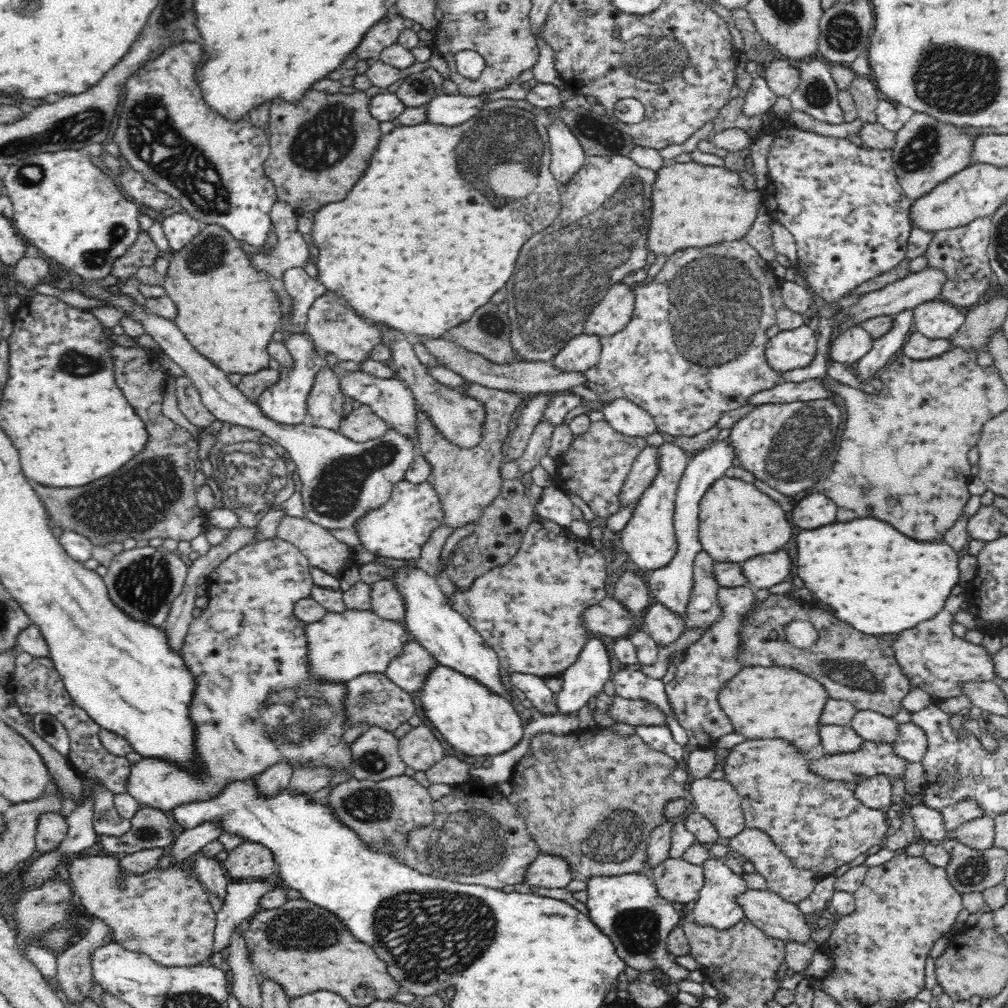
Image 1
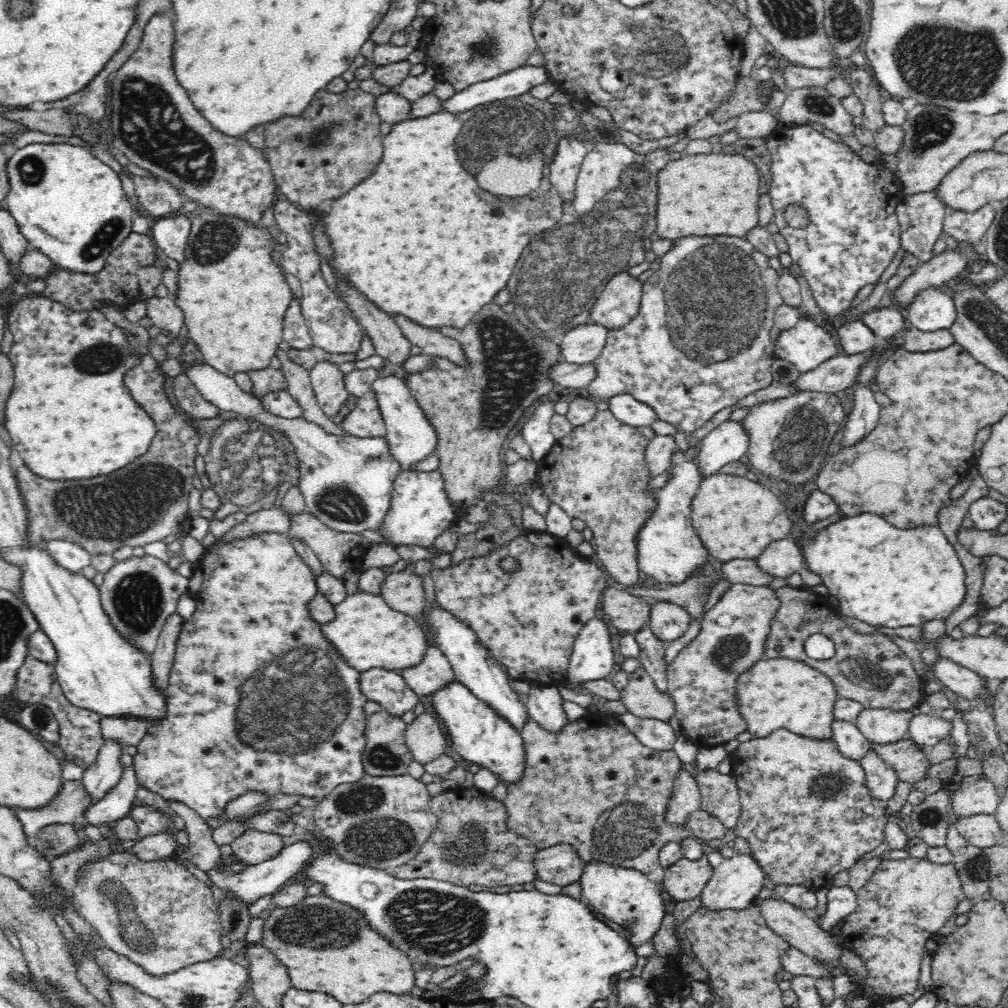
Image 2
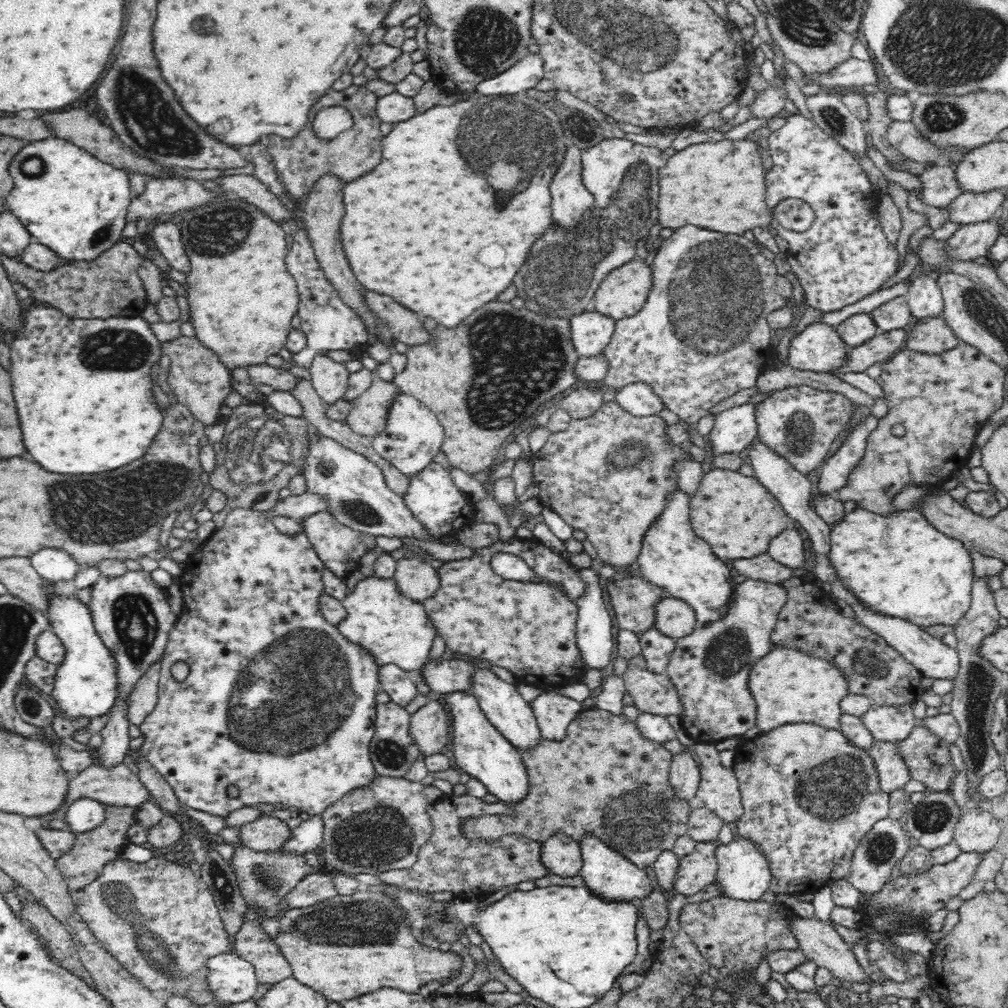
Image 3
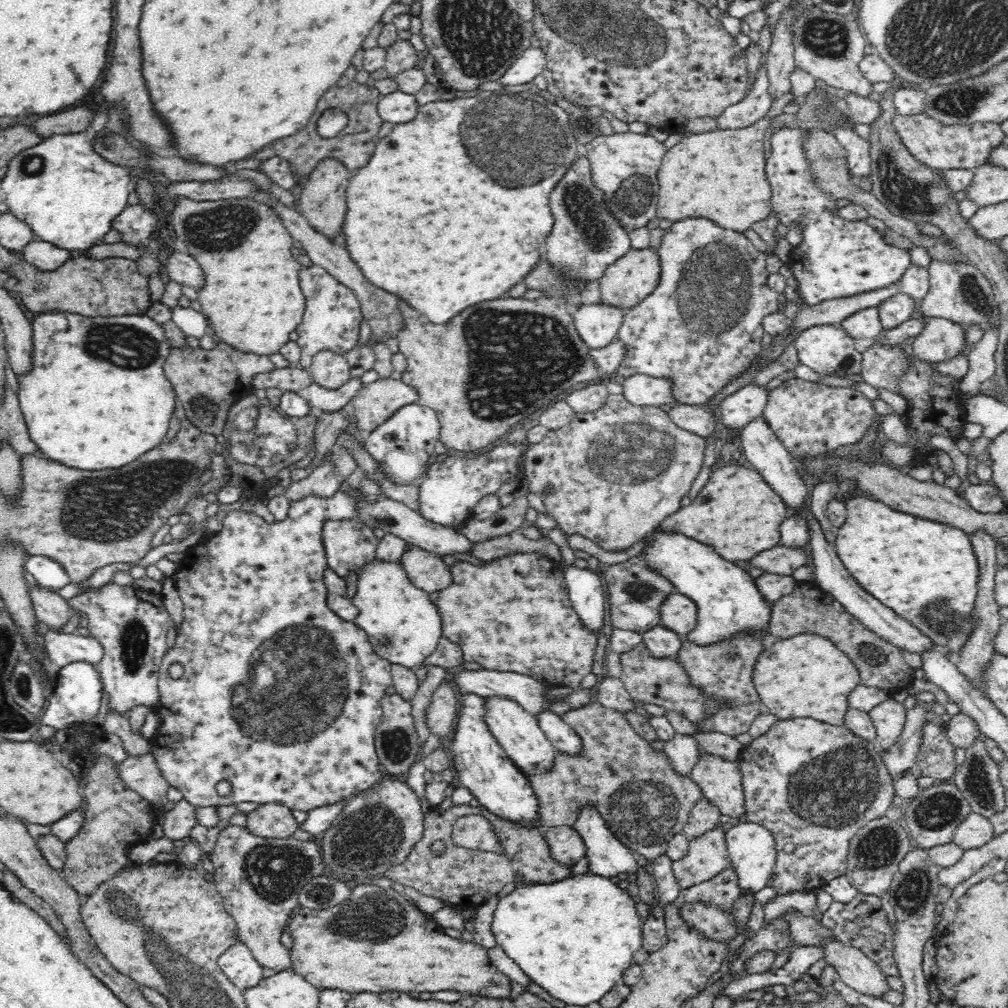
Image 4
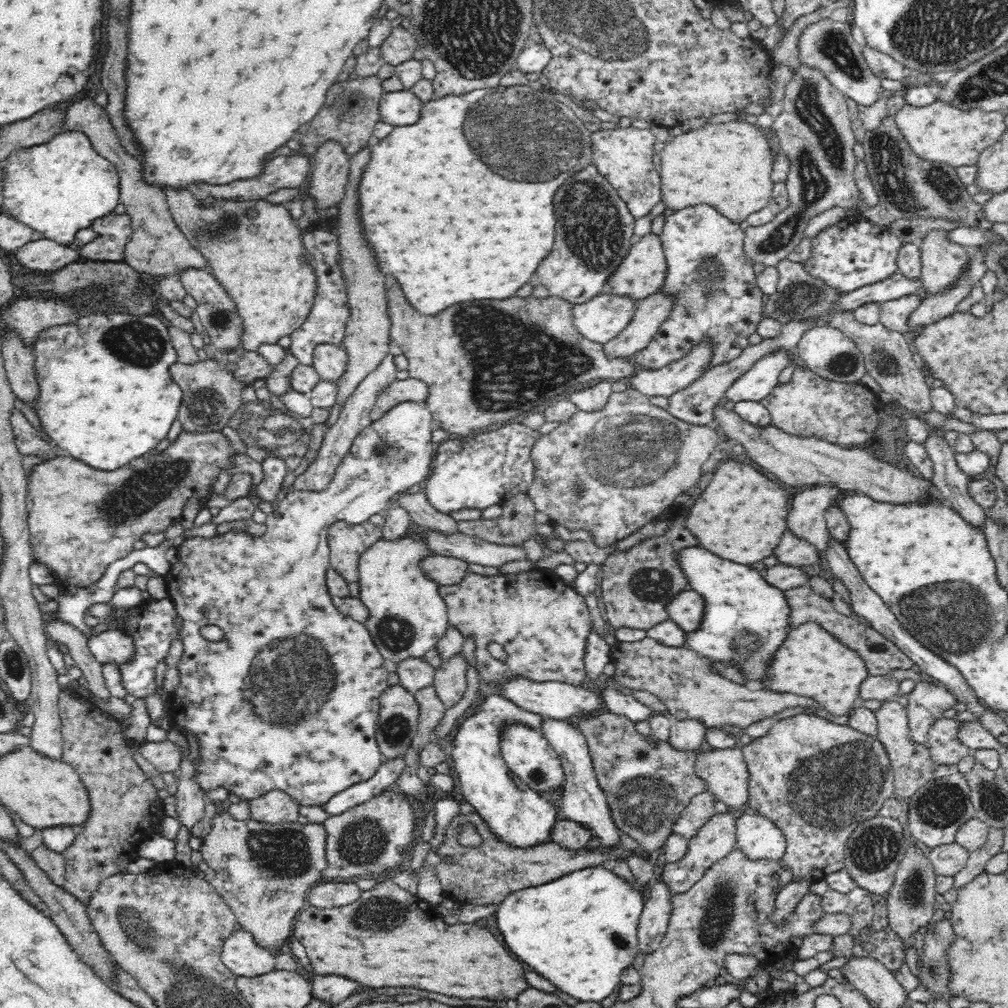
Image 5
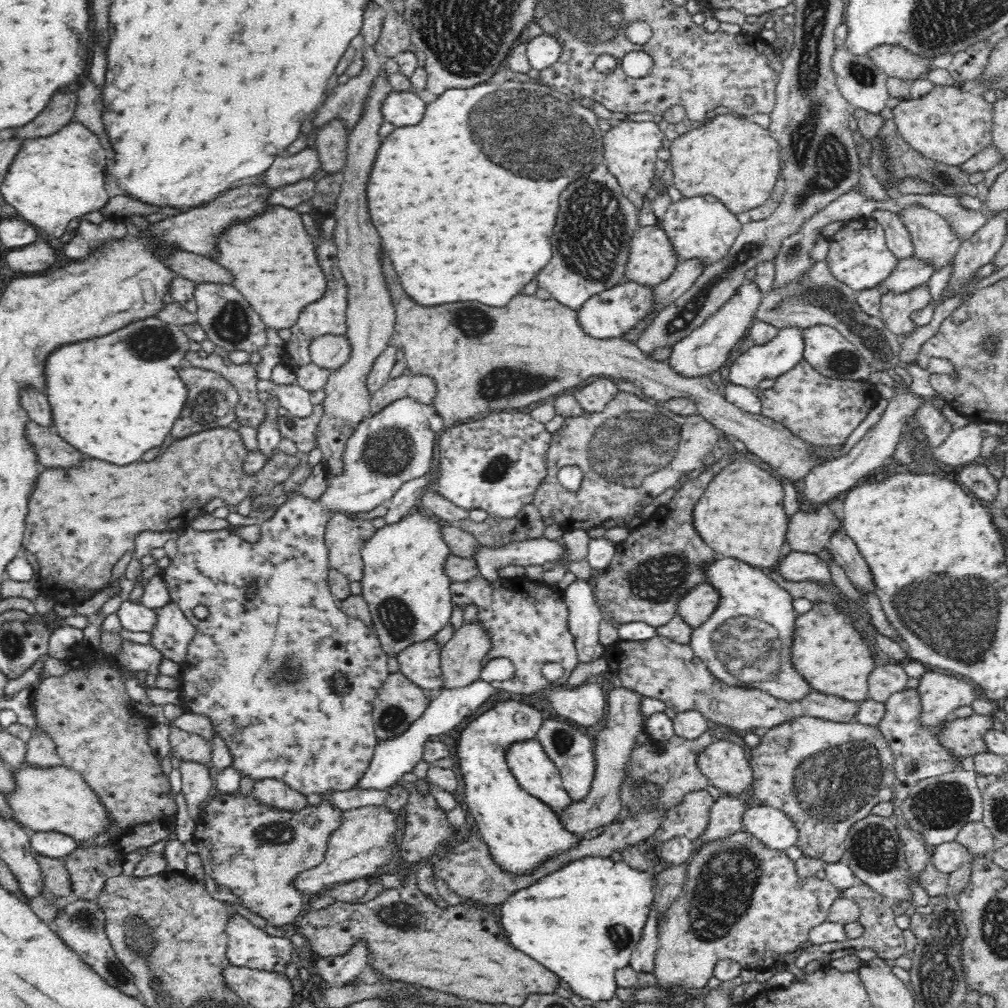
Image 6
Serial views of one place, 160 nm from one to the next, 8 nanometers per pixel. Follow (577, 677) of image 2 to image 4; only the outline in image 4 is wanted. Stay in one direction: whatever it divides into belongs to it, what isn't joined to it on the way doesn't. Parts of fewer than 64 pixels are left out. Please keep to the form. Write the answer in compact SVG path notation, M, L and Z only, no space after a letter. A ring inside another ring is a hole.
M576 566L562 568L569 599L586 625L600 634L604 628L604 586L600 571L581 569Z

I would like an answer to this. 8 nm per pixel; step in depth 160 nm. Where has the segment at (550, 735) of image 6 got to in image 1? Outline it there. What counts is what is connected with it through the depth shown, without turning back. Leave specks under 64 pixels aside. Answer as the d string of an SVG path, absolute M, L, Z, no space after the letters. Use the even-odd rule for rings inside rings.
M515 673L510 675L510 680L514 687L524 692L526 699L532 702L536 715L559 714L556 689L548 687L542 677ZM647 872L626 873L614 876L591 876L587 878L586 892L588 899L584 905L590 920L612 939L617 954L628 966L641 972L643 979L648 978L660 986L650 976L654 970L662 970L667 976L667 985L662 985L666 992L678 991L676 982L686 972L673 963L673 958L666 951L666 937L673 926L680 920L680 913L672 907L672 902L660 896L655 880Z

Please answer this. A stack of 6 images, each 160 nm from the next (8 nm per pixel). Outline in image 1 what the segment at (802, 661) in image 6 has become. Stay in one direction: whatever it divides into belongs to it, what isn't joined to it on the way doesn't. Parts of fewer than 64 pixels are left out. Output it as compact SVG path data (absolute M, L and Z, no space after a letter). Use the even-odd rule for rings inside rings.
M778 665L745 666L719 696L721 708L731 719L734 732L747 740L782 736L807 754L821 749L821 719L830 700L828 690L820 681L796 669Z

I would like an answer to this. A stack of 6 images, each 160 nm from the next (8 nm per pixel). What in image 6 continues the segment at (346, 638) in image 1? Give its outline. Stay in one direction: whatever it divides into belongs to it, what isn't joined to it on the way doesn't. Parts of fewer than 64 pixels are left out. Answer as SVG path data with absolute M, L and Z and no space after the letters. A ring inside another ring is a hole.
M416 508L400 520L377 528L361 548L361 557L364 561L364 576L360 580L361 595L369 606L372 628L377 632L388 656L396 656L397 652L406 648L406 645L435 635L451 620L452 579L446 575L445 562L453 554L450 545L446 543L444 528L445 524L442 524L441 517Z

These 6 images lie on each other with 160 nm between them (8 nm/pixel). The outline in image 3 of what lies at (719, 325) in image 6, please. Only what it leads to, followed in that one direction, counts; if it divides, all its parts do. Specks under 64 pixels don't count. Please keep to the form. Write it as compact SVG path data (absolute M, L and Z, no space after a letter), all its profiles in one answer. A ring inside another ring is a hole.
M631 382L617 389L615 400L625 411L636 416L659 413L665 408L662 397L654 391L652 385L642 382Z

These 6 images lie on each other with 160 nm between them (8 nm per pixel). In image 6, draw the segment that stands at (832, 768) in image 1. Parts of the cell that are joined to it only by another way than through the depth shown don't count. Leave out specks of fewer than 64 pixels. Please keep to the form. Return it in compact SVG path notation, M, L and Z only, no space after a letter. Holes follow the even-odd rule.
M972 714L968 718L954 719L945 728L943 744L957 753L968 757L987 752L986 732L992 731L992 714Z

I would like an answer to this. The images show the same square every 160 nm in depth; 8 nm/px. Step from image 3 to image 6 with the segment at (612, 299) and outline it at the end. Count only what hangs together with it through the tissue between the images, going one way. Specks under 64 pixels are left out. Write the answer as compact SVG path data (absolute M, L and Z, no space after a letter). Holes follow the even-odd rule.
M661 225L642 226L630 240L625 280L656 286L672 275L679 262L674 241Z

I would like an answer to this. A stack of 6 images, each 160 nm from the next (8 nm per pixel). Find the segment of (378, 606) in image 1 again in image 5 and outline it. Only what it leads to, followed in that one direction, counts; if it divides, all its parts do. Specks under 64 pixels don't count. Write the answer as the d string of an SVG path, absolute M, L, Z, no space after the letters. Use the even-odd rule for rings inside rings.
M433 554L422 563L422 568L425 569L426 575L430 576L430 579L434 579L440 586L444 586L462 582L464 576L470 572L468 563L455 556Z

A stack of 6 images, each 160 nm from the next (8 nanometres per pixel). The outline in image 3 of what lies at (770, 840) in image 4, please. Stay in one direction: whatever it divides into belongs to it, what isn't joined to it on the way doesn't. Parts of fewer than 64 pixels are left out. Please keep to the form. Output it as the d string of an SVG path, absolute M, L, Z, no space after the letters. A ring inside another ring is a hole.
M740 834L733 836L728 844L718 843L718 874L716 881L722 883L722 894L738 900L760 900L762 894L769 890L772 880L770 861L764 853L764 847L754 839Z

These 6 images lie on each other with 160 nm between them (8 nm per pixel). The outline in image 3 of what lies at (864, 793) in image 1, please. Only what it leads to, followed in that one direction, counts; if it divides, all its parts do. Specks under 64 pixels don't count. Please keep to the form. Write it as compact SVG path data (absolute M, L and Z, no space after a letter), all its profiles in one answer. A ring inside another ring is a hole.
M876 741L869 754L874 759L881 787L887 793L902 789L910 782L910 767L901 755L899 742Z

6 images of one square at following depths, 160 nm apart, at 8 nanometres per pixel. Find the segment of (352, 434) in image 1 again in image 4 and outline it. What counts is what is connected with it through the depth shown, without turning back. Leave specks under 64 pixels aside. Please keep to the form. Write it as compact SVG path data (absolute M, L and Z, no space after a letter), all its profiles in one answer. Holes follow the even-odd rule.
M391 377L378 379L354 396L352 413L356 415L358 428L368 434L399 408L418 400L418 389L414 385Z

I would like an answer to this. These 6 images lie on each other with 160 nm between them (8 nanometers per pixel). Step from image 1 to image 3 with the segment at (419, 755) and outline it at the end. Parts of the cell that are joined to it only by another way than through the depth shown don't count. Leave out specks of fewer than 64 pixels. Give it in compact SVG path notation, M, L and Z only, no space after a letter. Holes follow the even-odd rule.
M430 700L411 715L410 733L422 754L438 754L448 744L450 717L438 700Z

